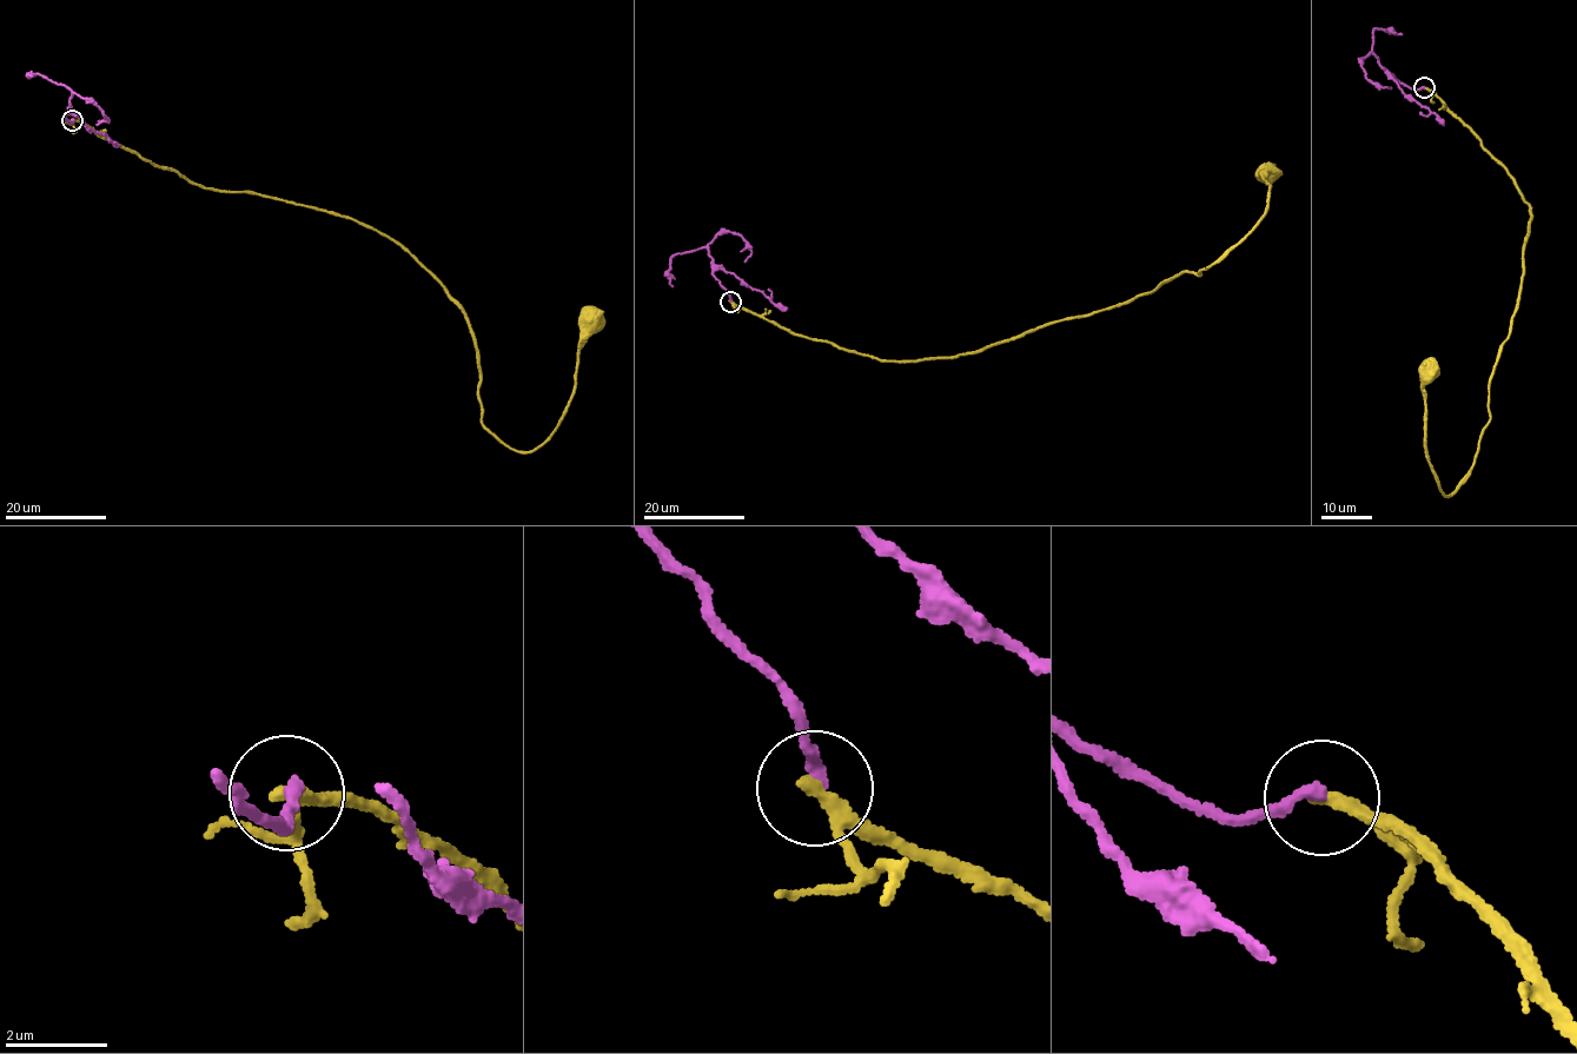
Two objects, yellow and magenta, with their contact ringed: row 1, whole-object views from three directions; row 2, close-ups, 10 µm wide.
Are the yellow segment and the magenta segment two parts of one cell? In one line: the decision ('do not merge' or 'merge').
do not merge

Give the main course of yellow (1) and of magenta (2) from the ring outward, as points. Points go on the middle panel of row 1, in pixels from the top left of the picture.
1: (730, 302), (885, 360), (974, 352), (1186, 271), (1199, 276), (1256, 229), (1266, 176)
2: (730, 302), (727, 290), (714, 276), (709, 244), (719, 234), (739, 234), (751, 251), (744, 262)

